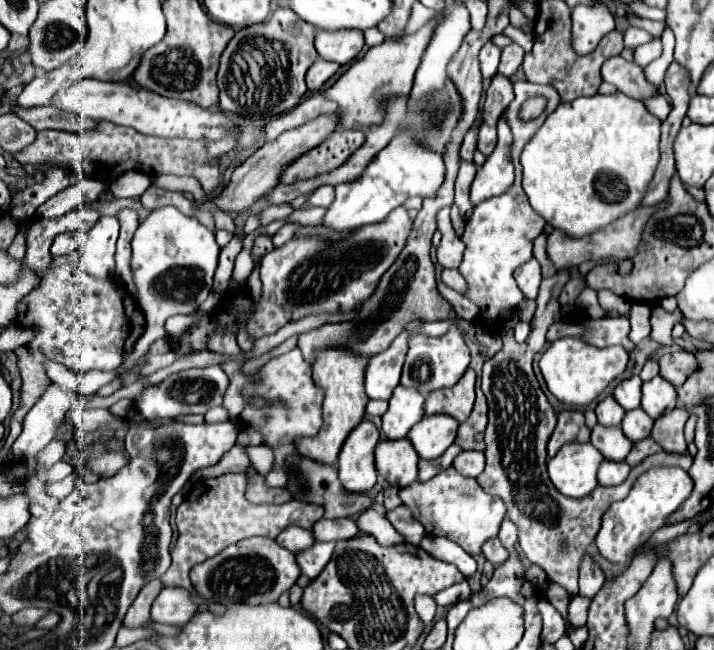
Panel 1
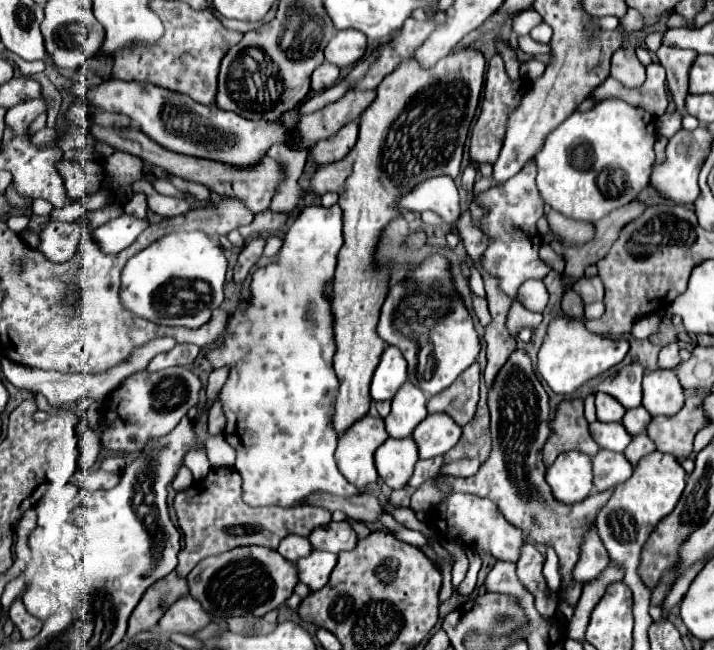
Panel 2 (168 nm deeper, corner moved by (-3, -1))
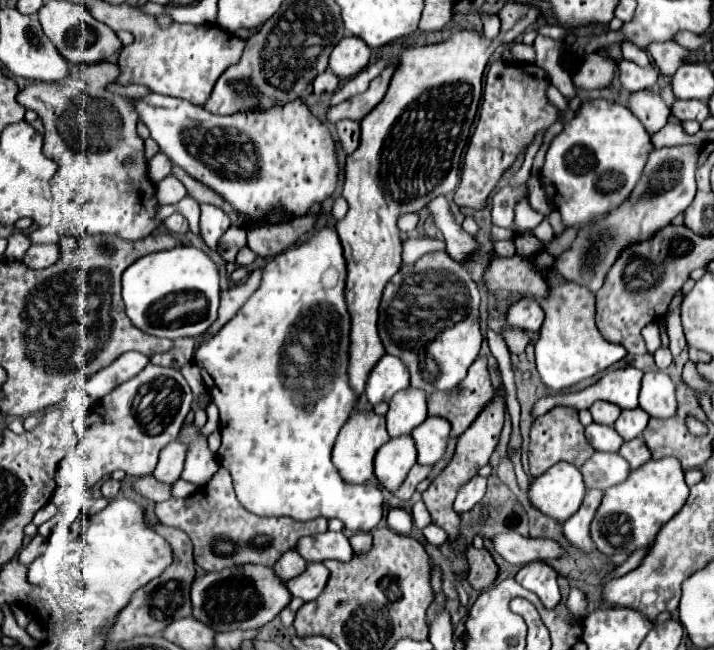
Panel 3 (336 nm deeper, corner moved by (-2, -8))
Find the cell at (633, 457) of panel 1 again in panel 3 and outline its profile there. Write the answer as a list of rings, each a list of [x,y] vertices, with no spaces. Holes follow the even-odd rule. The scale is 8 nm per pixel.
[[[634,438],[634,440],[624,442],[624,444],[620,446],[618,454],[620,454],[622,458],[626,458],[632,468],[638,468],[638,466],[642,466],[644,462],[650,460],[650,450],[648,450],[648,446],[644,444],[642,438]]]

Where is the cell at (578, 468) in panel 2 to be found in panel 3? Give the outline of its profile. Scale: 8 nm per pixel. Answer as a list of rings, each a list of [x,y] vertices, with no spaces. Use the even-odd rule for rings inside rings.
[[[566,462],[554,464],[528,488],[530,504],[556,522],[566,522],[582,504],[586,486],[578,468]]]

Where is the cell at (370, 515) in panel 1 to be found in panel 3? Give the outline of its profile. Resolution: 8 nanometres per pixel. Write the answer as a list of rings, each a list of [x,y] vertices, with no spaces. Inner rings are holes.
[[[356,532],[350,538],[350,544],[352,544],[354,554],[364,554],[364,552],[368,552],[372,548],[372,534],[370,532]]]

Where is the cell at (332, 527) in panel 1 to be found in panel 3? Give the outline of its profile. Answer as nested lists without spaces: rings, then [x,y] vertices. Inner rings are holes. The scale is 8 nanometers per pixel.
[[[330,530],[318,536],[306,536],[298,540],[296,552],[300,552],[302,558],[308,562],[324,562],[330,558],[346,562],[354,554],[348,538],[342,532],[330,532]]]

